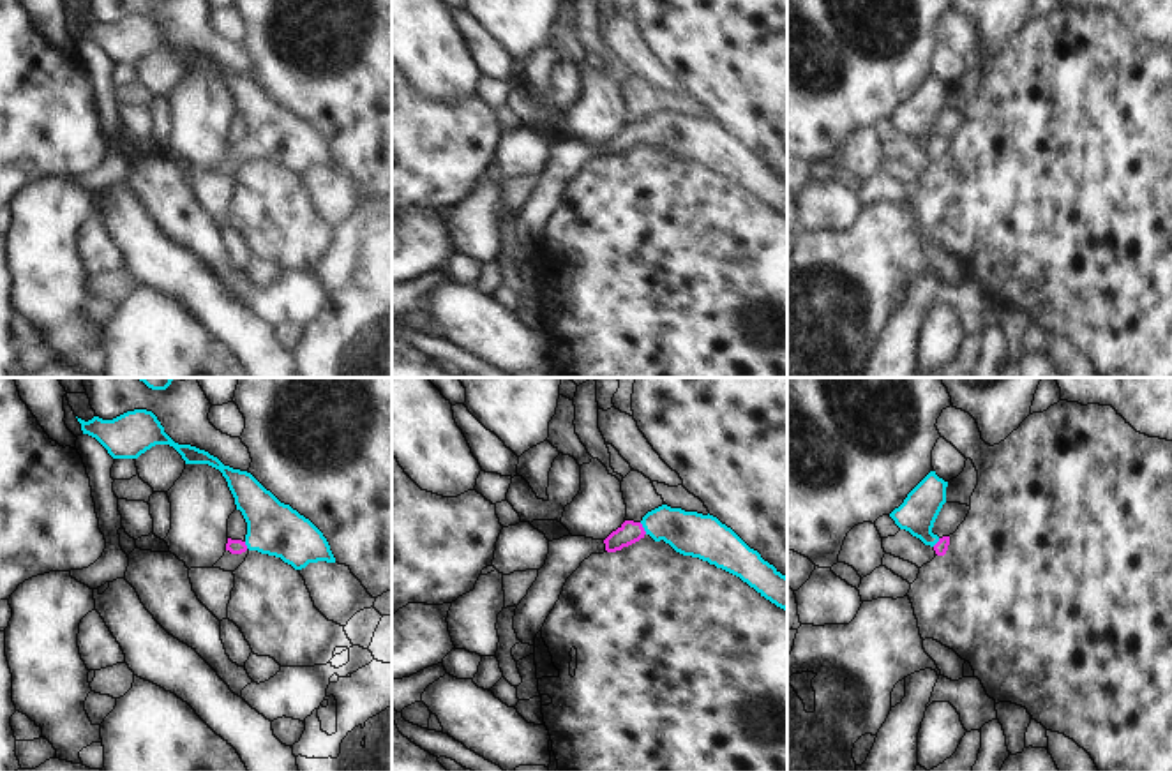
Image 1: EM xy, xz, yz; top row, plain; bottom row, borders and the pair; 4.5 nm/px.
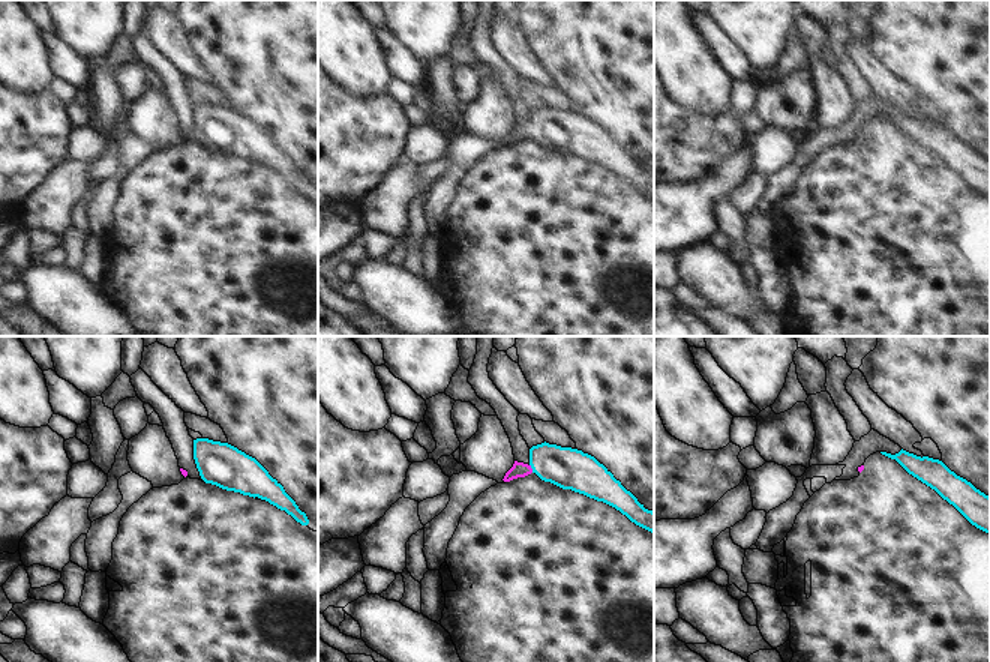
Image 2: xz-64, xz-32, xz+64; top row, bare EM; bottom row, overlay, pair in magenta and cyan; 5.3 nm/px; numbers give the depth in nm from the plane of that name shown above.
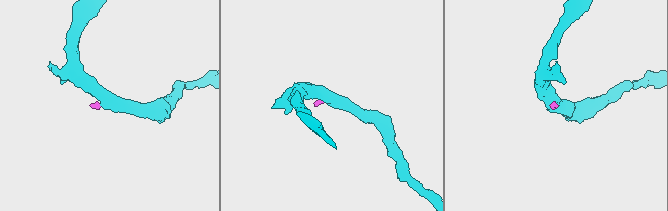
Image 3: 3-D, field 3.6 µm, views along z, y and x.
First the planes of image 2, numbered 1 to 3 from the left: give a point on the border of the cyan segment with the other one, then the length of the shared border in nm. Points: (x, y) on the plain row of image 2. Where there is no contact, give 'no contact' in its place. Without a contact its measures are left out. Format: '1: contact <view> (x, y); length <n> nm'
1: no contact
2: contact xz-32 (531, 132); length 50 nm
3: no contact

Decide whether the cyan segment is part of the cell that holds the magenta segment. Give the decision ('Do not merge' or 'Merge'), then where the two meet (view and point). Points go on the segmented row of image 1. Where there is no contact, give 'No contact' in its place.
Merge. Touches magenta at xz (643, 528).

